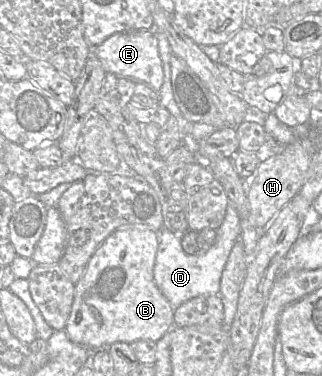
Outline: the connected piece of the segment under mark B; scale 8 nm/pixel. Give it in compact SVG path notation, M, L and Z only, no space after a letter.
M142 224L123 225L99 245L90 258L82 278L74 286L71 313L64 328L73 343L96 351L105 349L115 342L157 342L175 326L174 308L161 293L153 278L157 249L158 233Z

